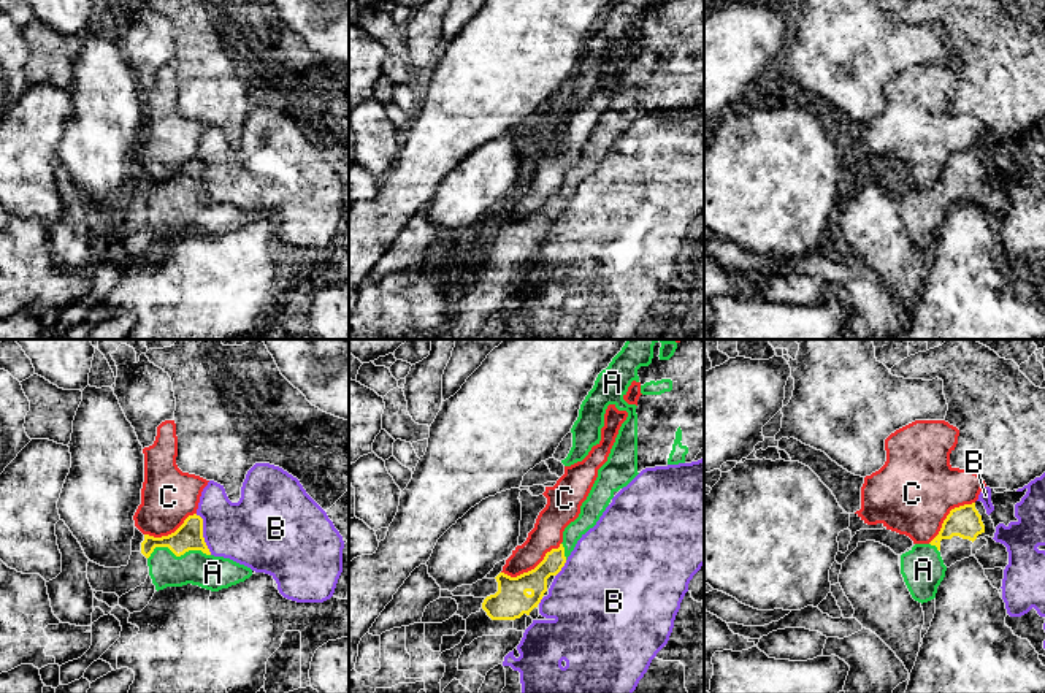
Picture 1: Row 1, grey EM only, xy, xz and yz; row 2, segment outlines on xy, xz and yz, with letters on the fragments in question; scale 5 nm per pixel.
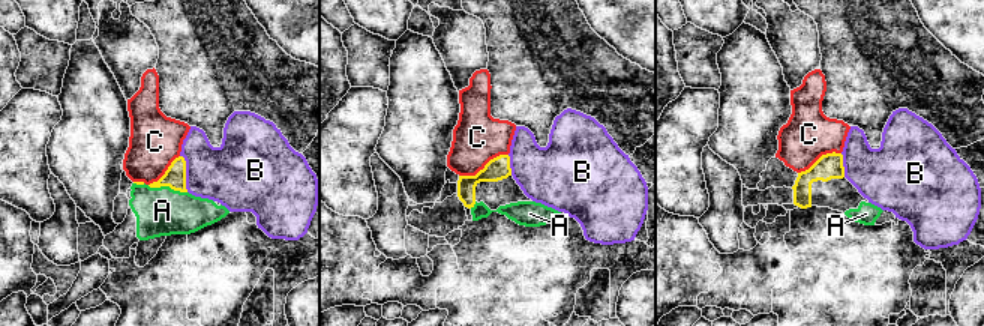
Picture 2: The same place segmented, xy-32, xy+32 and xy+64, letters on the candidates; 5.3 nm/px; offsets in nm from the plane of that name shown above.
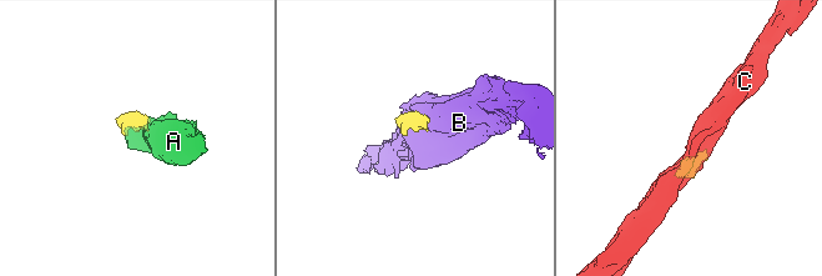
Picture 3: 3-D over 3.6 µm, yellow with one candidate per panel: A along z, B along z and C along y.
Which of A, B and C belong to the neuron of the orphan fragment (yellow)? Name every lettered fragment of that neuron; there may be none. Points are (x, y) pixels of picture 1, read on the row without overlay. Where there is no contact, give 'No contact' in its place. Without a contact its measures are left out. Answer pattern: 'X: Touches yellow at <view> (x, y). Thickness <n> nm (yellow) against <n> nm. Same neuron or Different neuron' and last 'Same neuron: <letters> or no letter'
A: Touches yellow at xy (176, 200). Thickness 140 nm (yellow) against 180 nm. Same neuron
B: Touches yellow at xy (202, 178). Thickness 140 nm (yellow) against 340 nm. Different neuron
C: Touches yellow at xz (532, 214). Thickness 180 nm (yellow) against 160 nm. Different neuron
Same neuron: A

